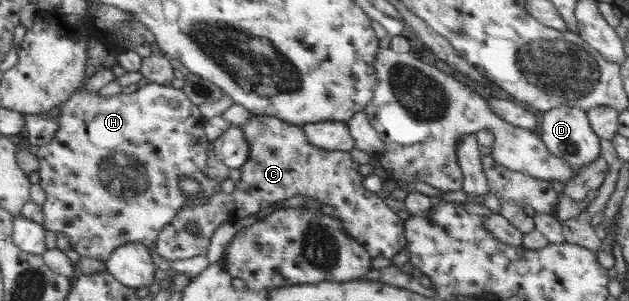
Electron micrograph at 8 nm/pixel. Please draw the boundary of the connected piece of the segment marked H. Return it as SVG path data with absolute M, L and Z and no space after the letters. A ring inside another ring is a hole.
M101 38L93 39L89 48L90 61L83 86L59 108L59 115L54 118L60 128L56 131L56 137L37 151L40 160L39 184L47 192L47 200L43 206L43 225L54 233L62 232L68 236L76 252L103 263L110 260L111 254L114 254L119 246L141 242L151 250L158 268L163 271L170 268L176 274L184 274L193 280L211 265L206 260L206 255L184 260L167 259L156 250L156 240L166 225L175 220L180 210L187 209L188 206L204 206L210 202L210 198L221 192L220 184L207 175L210 140L204 131L203 123L206 119L200 114L199 106L192 102L182 89L164 86L162 83L151 82L133 94L106 96L98 91L91 91L91 79L100 71L112 69L116 52L108 50L104 39ZM184 175L196 177L203 185L203 194L200 197L188 198L183 194L179 180Z

